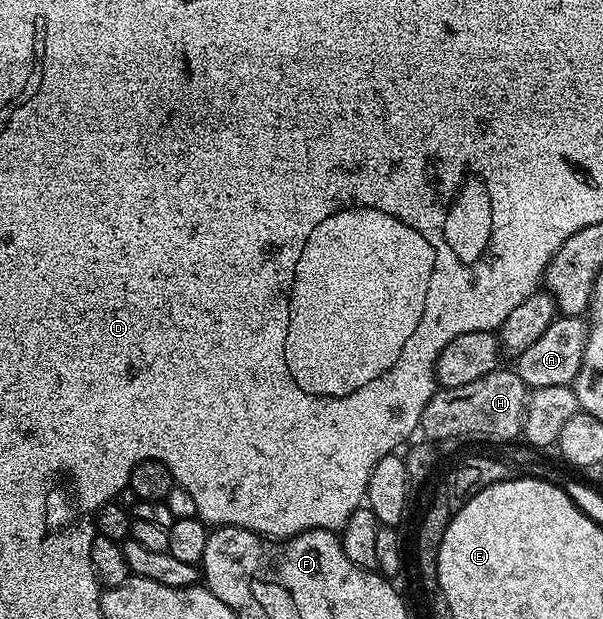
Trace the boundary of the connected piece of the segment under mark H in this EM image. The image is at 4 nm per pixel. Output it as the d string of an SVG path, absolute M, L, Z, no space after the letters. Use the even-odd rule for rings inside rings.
M499 366L491 374L483 374L483 378L475 378L475 382L467 382L467 386L441 388L423 406L420 431L426 441L453 440L456 436L486 436L489 440L513 440L522 435L525 426L525 409L529 403L530 389L527 388L519 374L512 367Z

